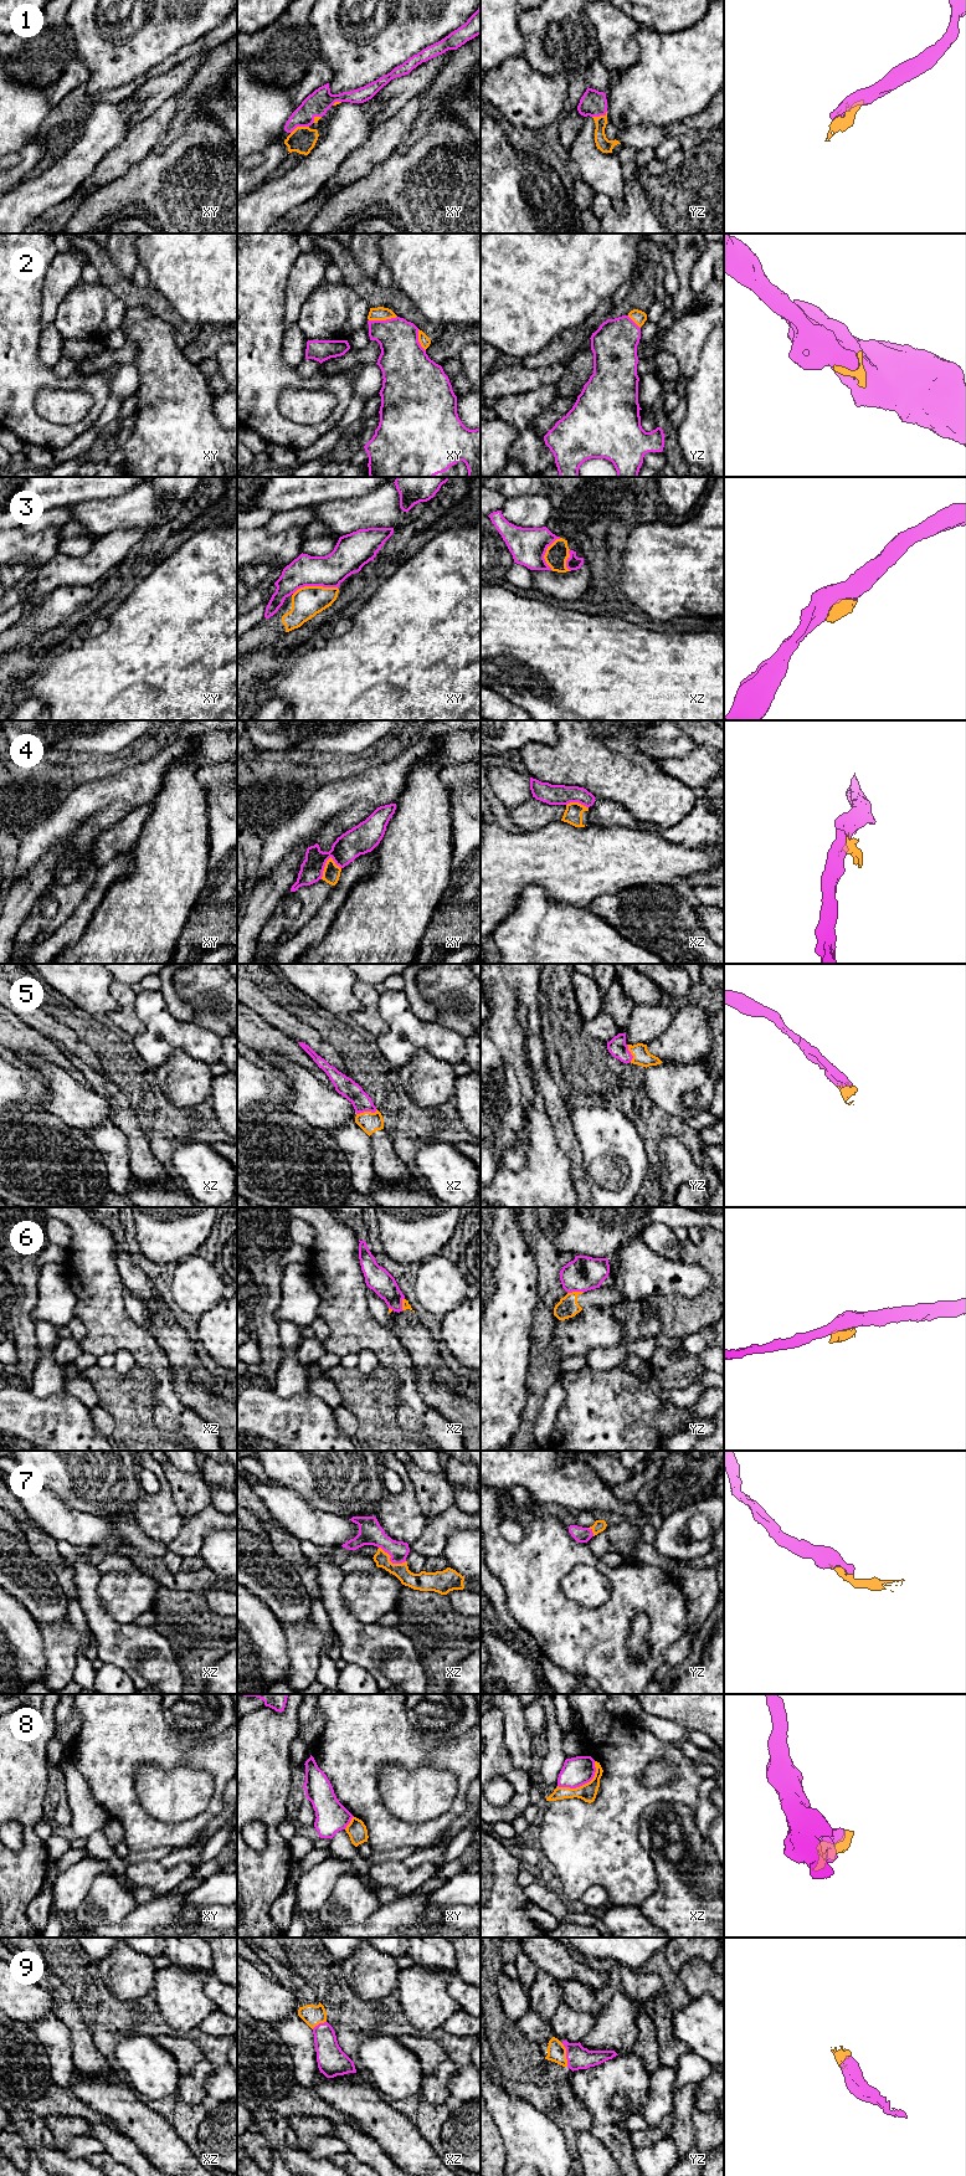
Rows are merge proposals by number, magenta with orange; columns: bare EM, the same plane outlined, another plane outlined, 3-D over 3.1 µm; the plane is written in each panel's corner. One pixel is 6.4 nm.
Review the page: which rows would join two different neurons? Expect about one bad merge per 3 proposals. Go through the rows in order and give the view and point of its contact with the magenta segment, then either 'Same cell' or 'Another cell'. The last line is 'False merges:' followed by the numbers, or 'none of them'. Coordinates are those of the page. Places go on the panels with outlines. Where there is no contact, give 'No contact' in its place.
1: Touches magenta at xy (299, 126). Same cell
2: Touches magenta at xy (383, 321). Another cell
3: Touches magenta at xy (314, 585). Another cell
4: Touches magenta at xy (324, 866). Another cell
5: Touches magenta at xz (366, 1110). Same cell
6: Touches magenta at yz (575, 1291). Another cell
7: Touches magenta at xz (390, 1560). Same cell
8: Touches magenta at xz (582, 1784). Another cell
9: Touches magenta at yz (566, 2054). Same cell
False merges: 2, 3, 4, 6, 8

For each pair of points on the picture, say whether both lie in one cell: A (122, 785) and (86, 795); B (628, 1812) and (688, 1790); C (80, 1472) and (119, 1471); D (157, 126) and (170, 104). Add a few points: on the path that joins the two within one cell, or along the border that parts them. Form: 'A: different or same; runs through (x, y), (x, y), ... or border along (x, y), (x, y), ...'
A: same; runs through (113, 789), (94, 795)
B: same; runs through (643, 1797), (673, 1792)
C: same; runs through (90, 1471), (109, 1471)
D: same; runs through (160, 121), (168, 109)

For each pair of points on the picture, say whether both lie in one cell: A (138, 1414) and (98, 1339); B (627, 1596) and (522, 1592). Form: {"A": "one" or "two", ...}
{"A": "two", "B": "one"}

